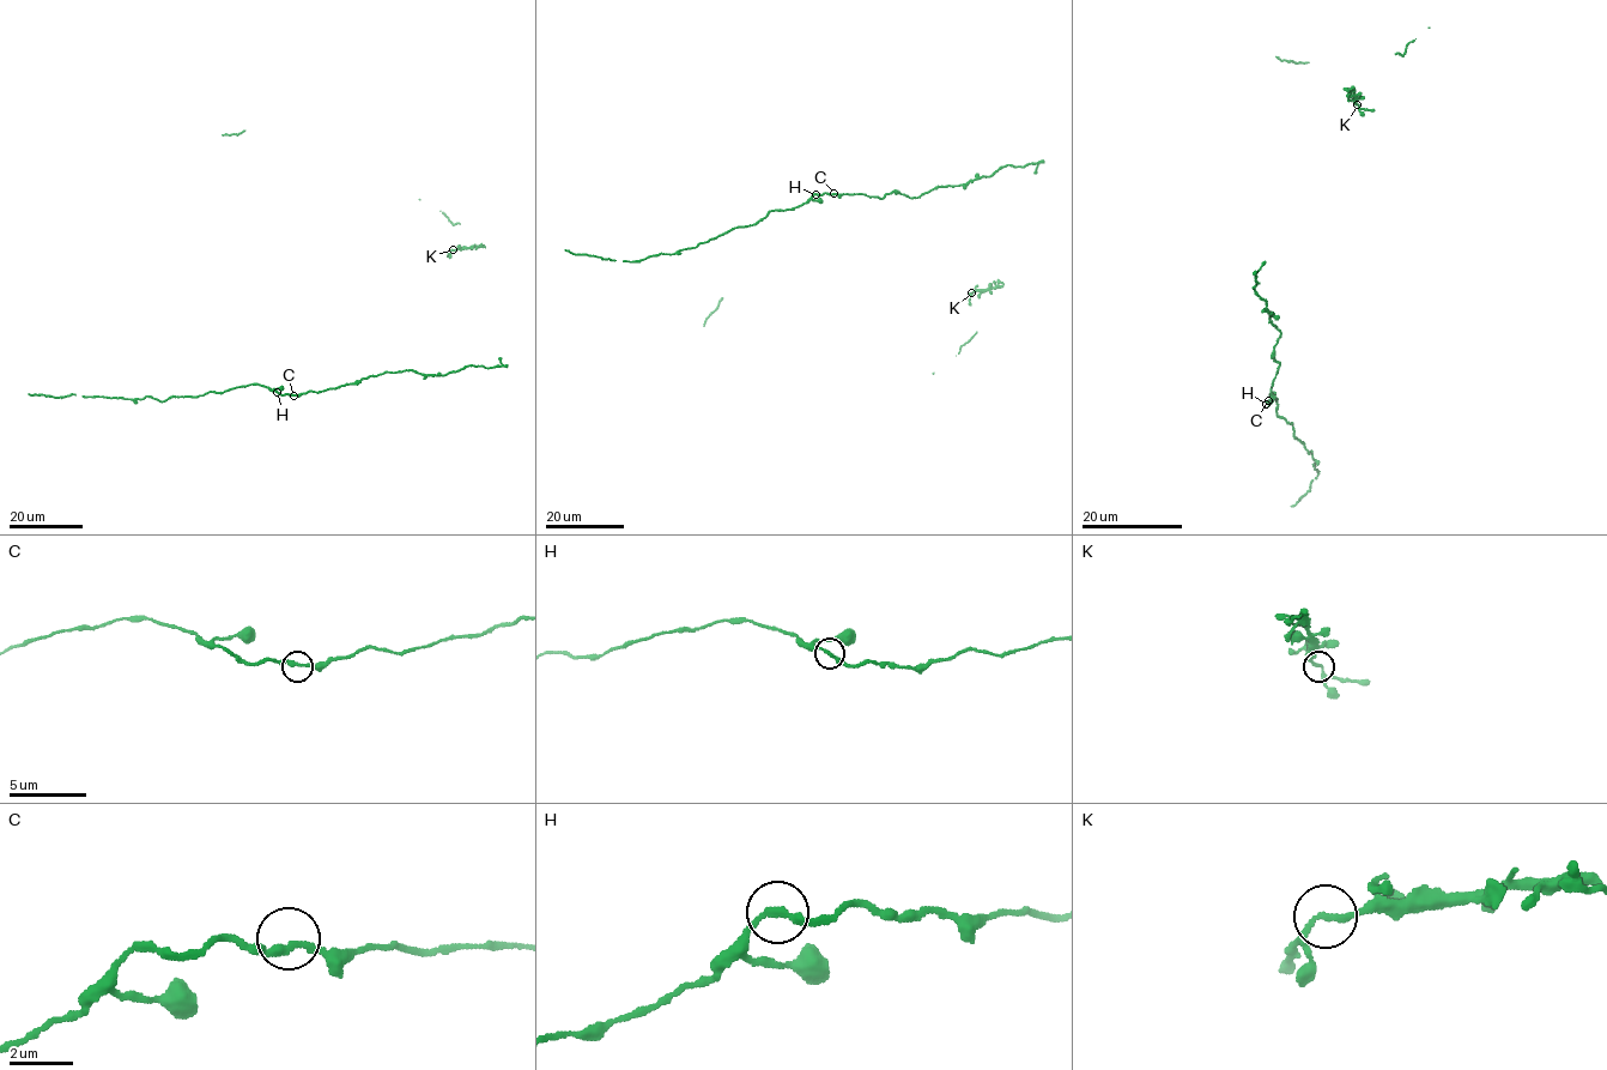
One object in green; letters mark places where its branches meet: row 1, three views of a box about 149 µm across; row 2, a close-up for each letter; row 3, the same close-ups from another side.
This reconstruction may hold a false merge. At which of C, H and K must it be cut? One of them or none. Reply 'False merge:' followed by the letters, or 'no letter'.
False merge: no letter

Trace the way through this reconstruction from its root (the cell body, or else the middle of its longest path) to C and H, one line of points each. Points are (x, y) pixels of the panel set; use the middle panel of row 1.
C: (1025, 165), (1007, 164), (989, 176), (964, 185), (937, 186), (914, 198), (893, 192), (881, 199), (834, 193)
H: (1025, 165), (1007, 164), (989, 176), (937, 186), (914, 198), (893, 192), (881, 199), (816, 193)

